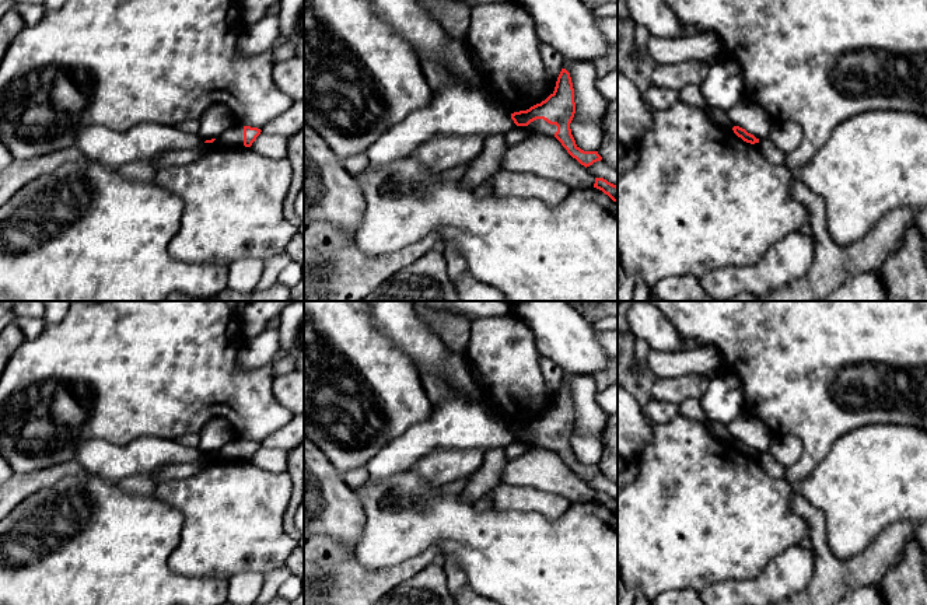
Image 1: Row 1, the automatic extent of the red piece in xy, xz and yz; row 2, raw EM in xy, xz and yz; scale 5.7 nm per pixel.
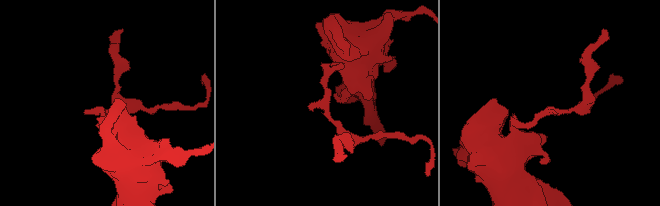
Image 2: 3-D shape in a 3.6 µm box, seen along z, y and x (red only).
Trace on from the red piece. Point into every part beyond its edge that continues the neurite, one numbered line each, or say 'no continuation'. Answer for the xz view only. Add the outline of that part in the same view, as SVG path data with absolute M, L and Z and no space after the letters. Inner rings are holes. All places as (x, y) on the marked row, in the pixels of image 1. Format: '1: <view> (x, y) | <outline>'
no continuation

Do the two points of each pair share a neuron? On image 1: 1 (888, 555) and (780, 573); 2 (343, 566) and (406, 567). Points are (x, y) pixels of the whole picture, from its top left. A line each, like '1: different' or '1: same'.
1: different
2: same

